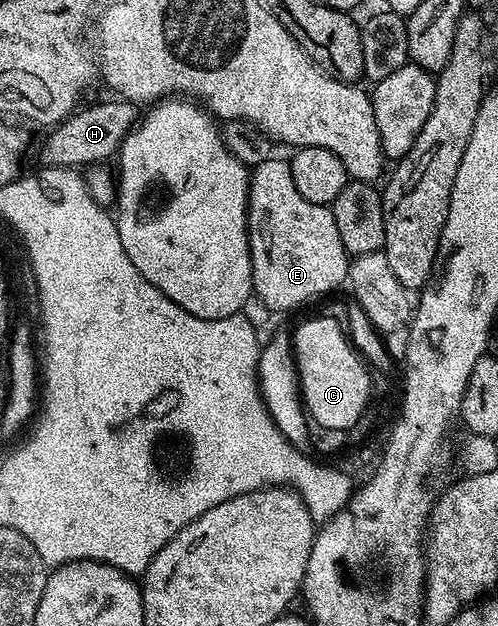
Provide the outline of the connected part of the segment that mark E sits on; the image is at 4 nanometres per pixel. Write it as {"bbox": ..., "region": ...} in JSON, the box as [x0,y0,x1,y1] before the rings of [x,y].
{"bbox":[248,156,352,310],"region":[[[271,156],[253,167],[248,224],[254,294],[270,310],[294,310],[321,294],[332,293],[347,281],[352,258],[344,248],[344,240],[340,240],[334,211],[300,196],[285,157]]]}

